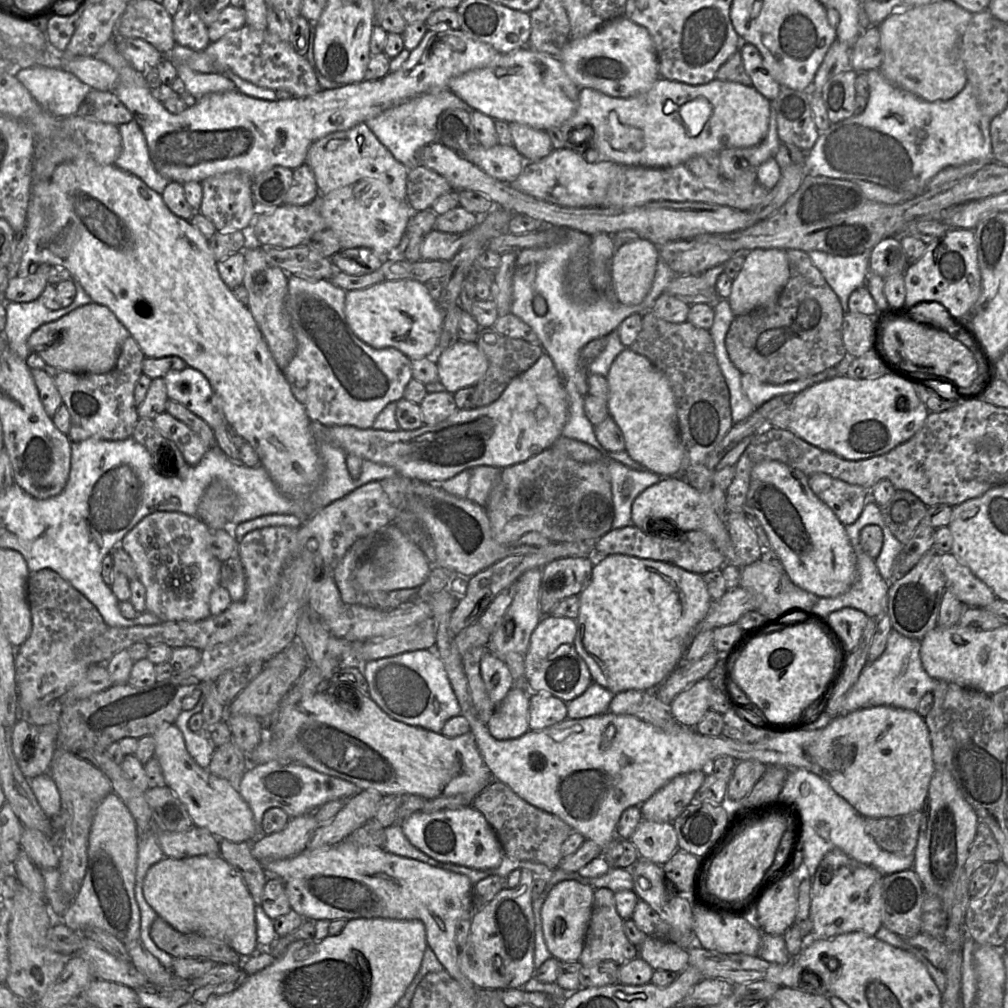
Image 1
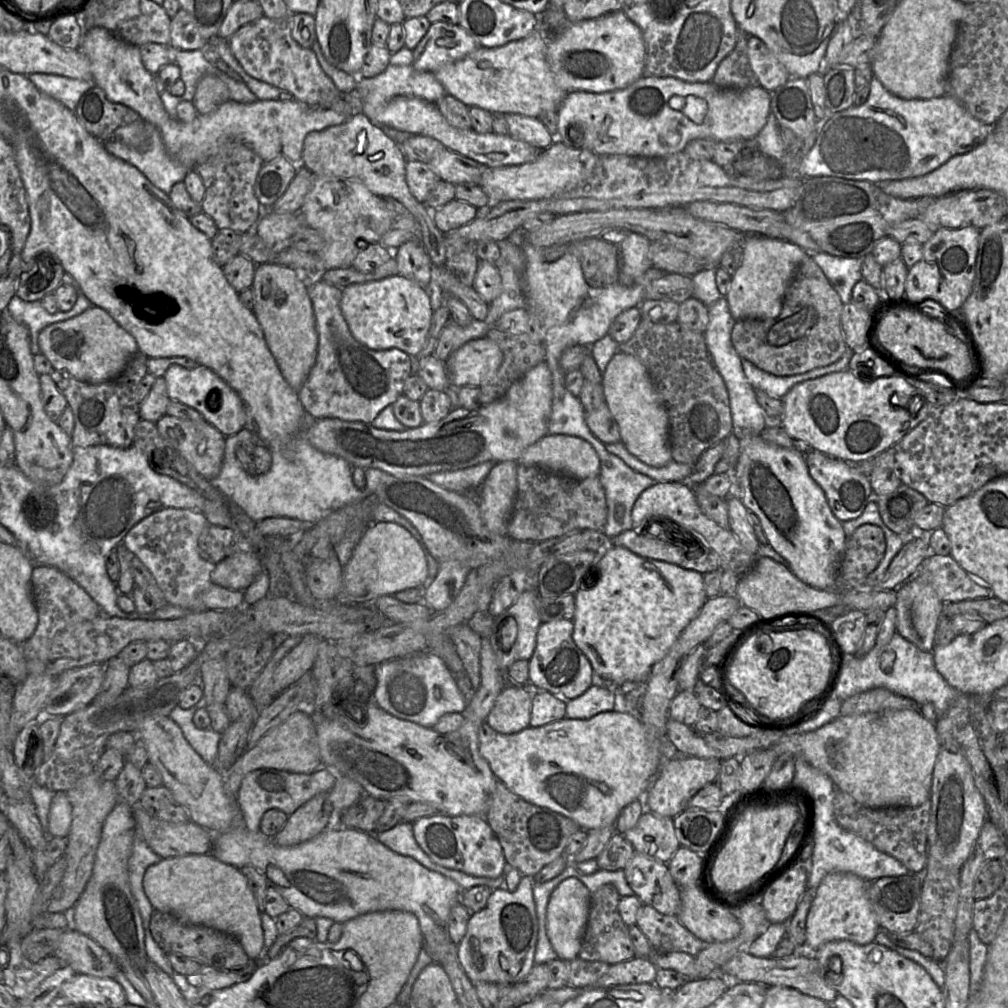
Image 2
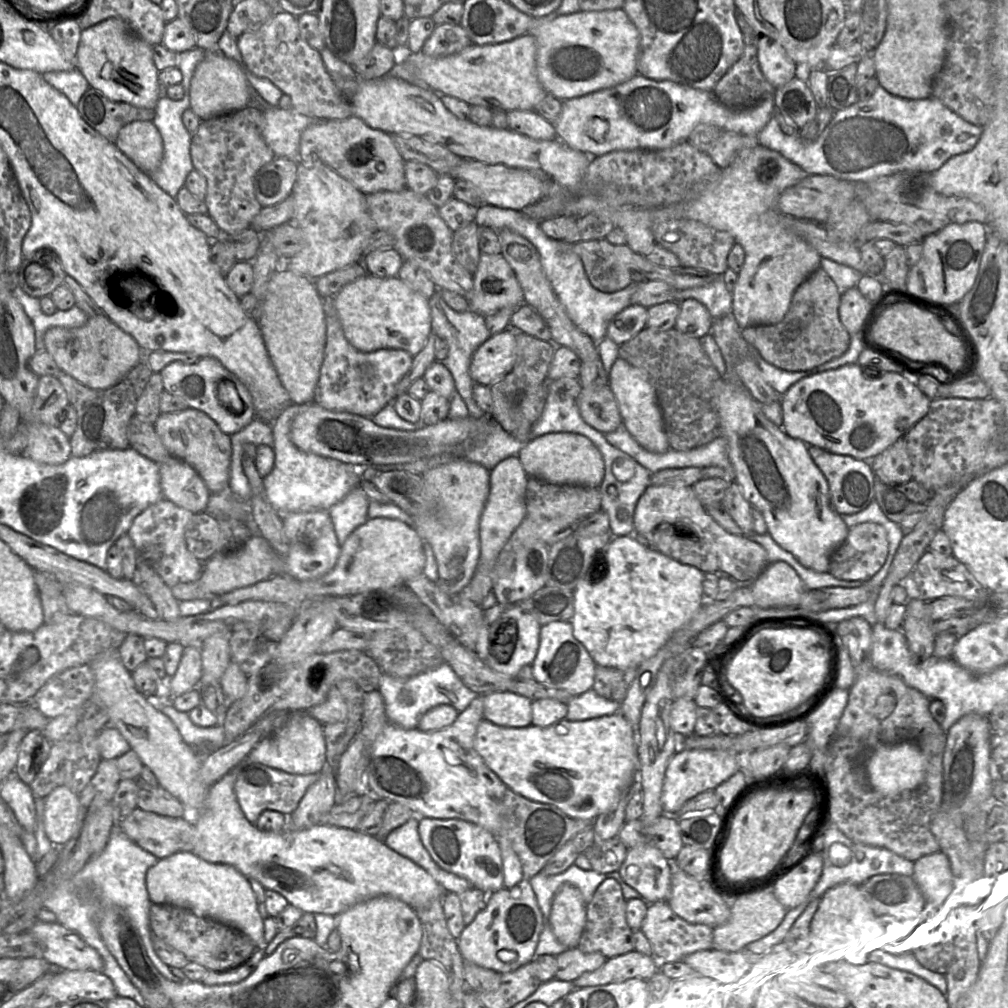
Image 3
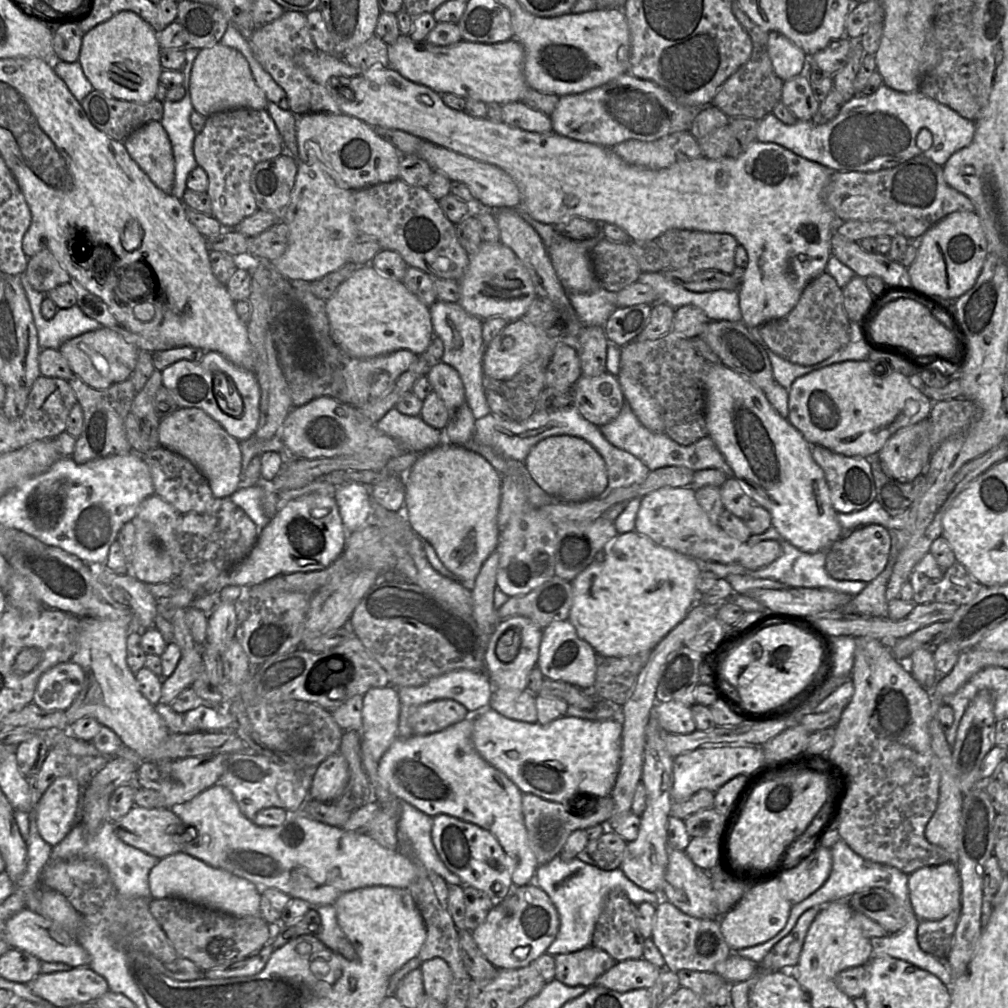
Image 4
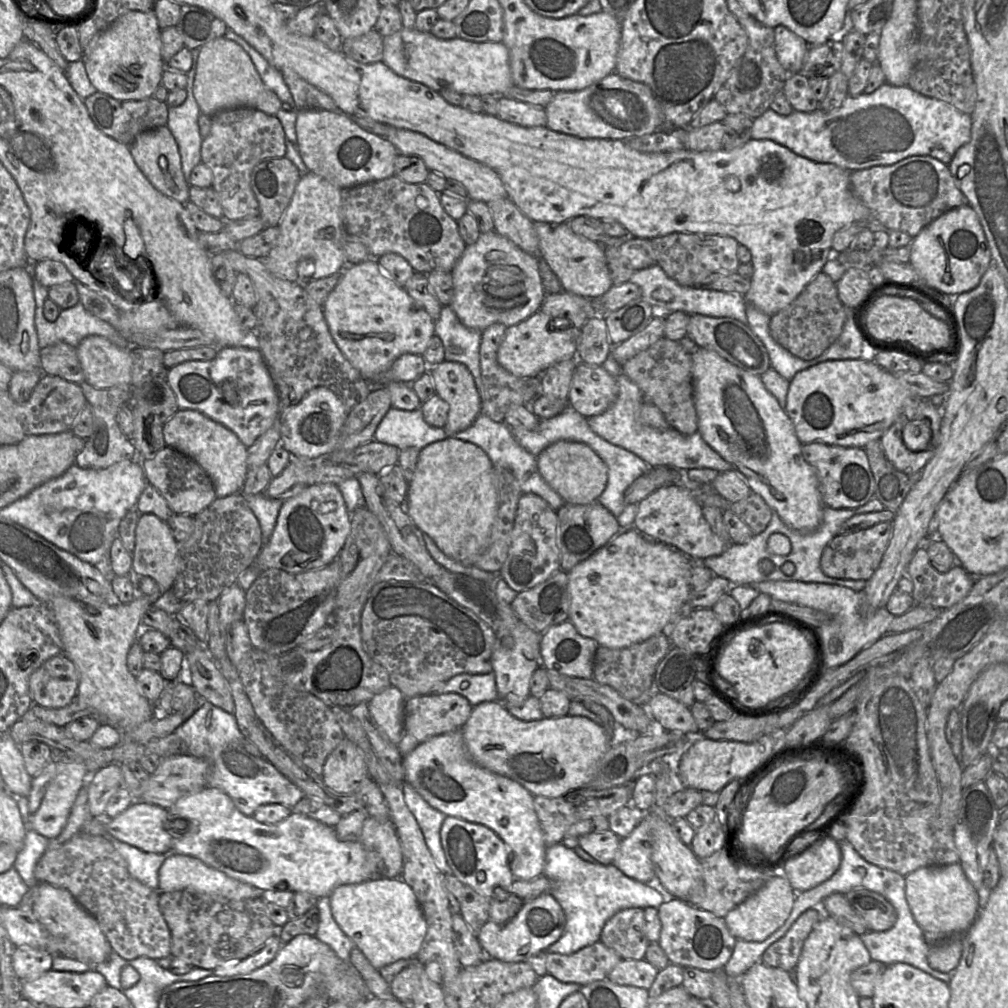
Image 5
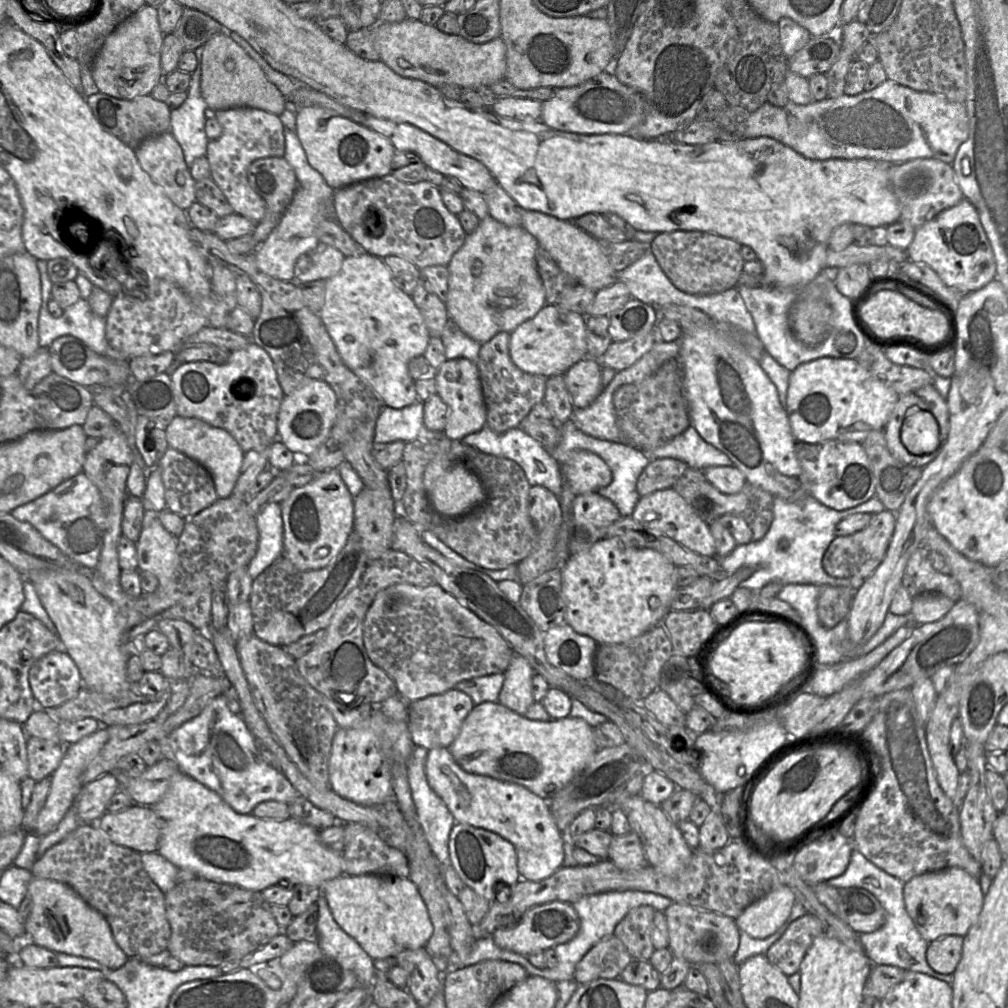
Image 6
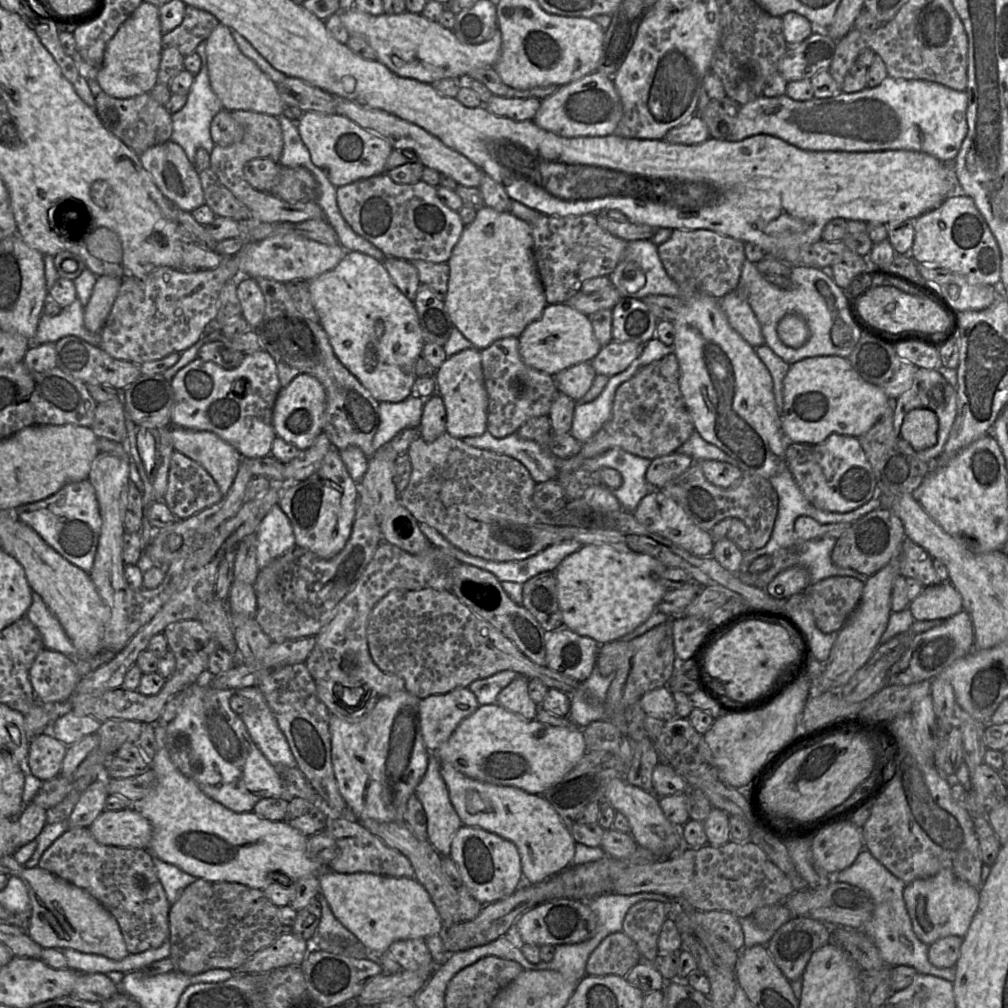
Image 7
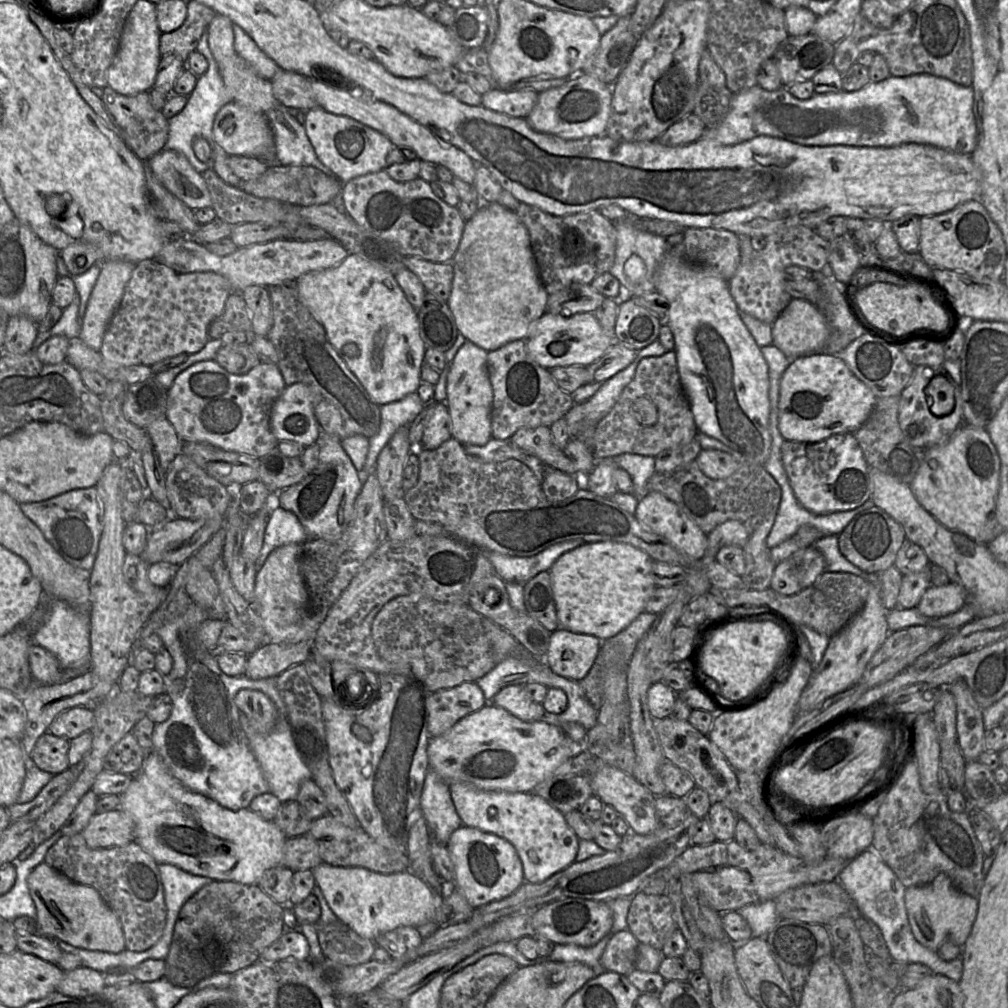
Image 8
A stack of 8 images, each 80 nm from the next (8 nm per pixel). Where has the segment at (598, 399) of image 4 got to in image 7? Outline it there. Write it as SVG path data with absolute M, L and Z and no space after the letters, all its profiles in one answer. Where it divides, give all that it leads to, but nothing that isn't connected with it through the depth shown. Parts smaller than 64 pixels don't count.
M580 362L559 372L554 378L559 391L578 402L589 391L596 376L591 362Z

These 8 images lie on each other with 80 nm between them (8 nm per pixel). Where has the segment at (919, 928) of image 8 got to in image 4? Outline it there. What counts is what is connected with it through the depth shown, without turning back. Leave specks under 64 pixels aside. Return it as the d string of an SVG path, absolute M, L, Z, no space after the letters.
M954 862L925 866L909 874L913 911L921 920L940 920L961 909L961 878Z

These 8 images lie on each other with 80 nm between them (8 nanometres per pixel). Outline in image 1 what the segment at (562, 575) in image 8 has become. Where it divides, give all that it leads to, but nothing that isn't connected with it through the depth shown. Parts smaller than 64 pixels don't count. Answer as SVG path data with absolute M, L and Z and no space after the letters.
M611 554L596 558L590 579L578 596L580 607L578 617L576 618L577 634L574 640L574 646L577 653L587 664L592 680L614 694L630 689L655 689L659 686L684 661L685 653L692 642L692 632L708 614L713 603L702 575L687 571L667 562L642 559L624 554Z

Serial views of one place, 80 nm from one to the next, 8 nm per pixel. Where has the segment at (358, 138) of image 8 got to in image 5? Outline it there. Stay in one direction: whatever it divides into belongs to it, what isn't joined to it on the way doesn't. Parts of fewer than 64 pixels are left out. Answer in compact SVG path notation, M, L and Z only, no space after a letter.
M322 109L297 110L296 136L299 154L309 171L339 189L382 180L394 175L398 152L386 137L366 131L340 112Z

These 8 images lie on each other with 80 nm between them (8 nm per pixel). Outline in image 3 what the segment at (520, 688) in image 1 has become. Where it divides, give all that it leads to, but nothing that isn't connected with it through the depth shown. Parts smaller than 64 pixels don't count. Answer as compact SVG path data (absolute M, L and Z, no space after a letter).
M494 691L485 695L484 718L505 727L532 724L532 700L510 691Z

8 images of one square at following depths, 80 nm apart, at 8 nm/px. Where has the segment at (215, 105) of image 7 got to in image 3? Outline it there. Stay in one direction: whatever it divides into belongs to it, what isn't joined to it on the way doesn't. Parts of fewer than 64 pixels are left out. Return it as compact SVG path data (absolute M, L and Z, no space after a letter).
M167 96L161 97L155 107L155 116L152 120L163 140L163 159L159 168L150 173L150 179L171 197L175 198L184 186L187 175L194 169L190 147L192 134L182 121L183 112L190 107L189 100L172 100Z

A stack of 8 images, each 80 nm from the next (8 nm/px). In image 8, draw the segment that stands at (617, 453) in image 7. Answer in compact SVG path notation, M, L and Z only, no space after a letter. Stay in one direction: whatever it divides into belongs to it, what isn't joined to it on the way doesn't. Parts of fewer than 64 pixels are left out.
M623 453L615 456L613 461L629 473L633 482L632 494L640 500L648 492L648 481L655 473L655 457Z

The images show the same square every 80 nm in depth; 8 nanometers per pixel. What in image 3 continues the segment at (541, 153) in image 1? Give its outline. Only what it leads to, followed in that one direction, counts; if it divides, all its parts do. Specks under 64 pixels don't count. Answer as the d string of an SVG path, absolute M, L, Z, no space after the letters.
M509 110L506 113L508 128L535 140L554 140L554 125L534 110Z

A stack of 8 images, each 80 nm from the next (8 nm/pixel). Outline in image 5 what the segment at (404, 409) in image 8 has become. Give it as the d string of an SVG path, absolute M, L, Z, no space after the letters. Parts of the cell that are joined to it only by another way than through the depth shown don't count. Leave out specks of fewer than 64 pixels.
M391 407L375 430L372 441L395 446L400 451L424 447L446 439L444 428L432 427L423 418L421 408L407 411Z

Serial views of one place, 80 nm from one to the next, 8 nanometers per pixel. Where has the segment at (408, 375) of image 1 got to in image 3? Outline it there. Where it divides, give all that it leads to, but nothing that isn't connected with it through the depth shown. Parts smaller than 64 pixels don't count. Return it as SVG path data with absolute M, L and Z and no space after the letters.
M323 297L326 344L313 402L334 412L373 417L396 398L396 386L412 366L413 356L402 349L362 352L346 339L334 305L334 297Z

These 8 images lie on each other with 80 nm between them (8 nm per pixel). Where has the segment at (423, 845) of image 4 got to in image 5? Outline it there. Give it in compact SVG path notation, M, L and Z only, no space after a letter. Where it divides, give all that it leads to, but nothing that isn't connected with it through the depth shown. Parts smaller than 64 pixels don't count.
M403 783L405 802L414 815L423 833L425 843L434 864L444 875L452 874L441 845L440 829L446 817L444 813L432 807L409 783Z

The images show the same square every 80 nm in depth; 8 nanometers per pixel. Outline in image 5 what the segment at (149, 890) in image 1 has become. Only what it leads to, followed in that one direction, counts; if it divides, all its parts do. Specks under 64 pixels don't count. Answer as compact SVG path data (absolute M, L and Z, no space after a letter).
M169 853L166 855L164 862L159 869L158 878L159 892L190 889L197 892L214 894L229 900L238 901L261 897L261 893L264 891L246 882L231 878L225 873L206 865L196 857L176 853Z

